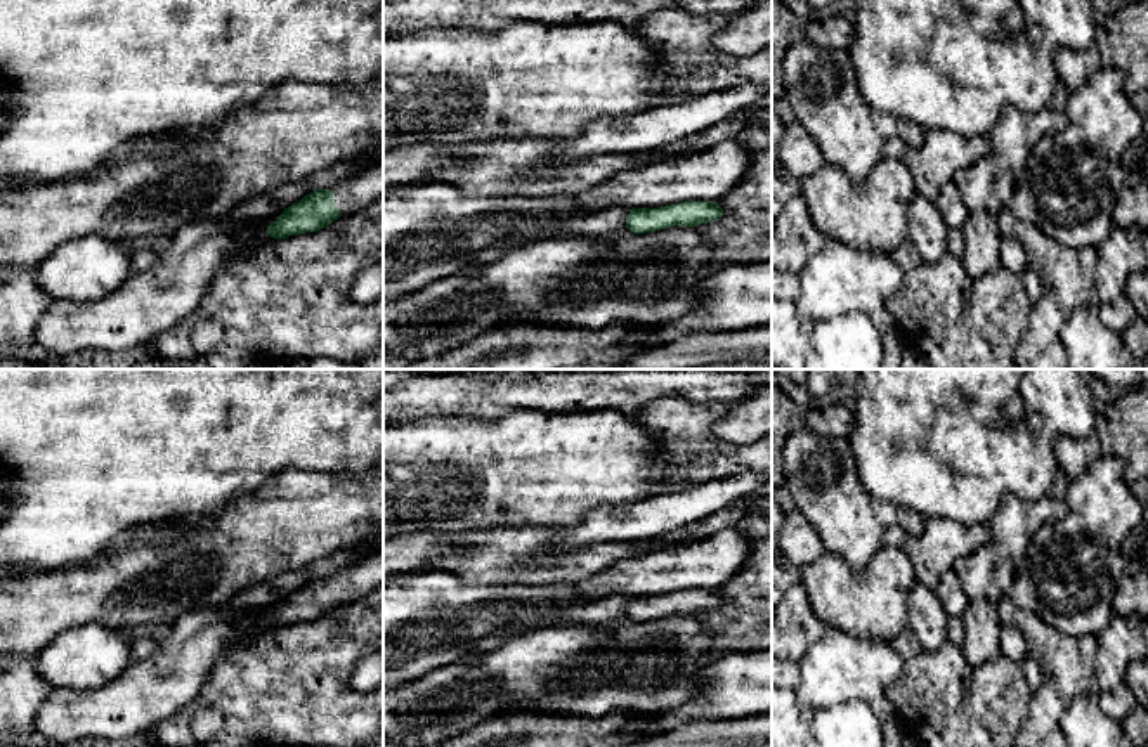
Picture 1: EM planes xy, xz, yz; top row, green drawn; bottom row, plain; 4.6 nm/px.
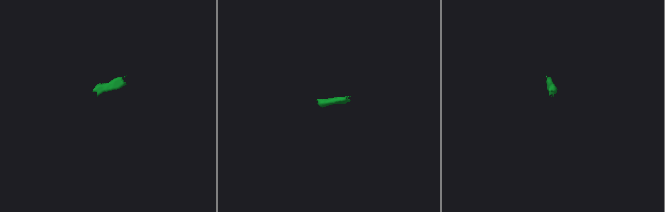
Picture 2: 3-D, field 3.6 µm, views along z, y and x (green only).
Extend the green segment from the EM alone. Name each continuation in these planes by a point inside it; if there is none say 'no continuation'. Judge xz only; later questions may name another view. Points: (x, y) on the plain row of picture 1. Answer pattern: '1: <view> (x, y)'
no continuation

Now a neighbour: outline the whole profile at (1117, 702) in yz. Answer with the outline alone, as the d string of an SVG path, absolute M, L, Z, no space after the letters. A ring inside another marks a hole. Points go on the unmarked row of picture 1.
M1125 683L1110 692L1099 693L1099 709L1112 719L1124 721L1134 709L1136 698Z

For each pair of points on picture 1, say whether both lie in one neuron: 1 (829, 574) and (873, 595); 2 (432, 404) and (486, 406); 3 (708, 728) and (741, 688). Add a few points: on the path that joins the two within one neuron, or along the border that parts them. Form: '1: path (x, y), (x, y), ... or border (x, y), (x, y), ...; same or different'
1: path (840, 584), (850, 595), (862, 595); same
2: path (446, 404), (472, 404); same
3: border (753, 714), (699, 718), (682, 721), (675, 728); different

